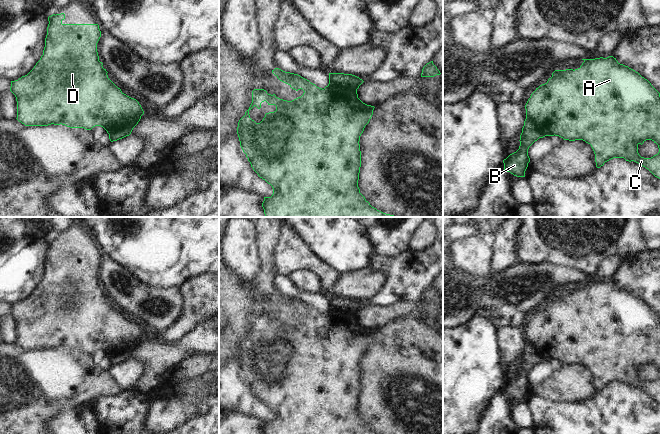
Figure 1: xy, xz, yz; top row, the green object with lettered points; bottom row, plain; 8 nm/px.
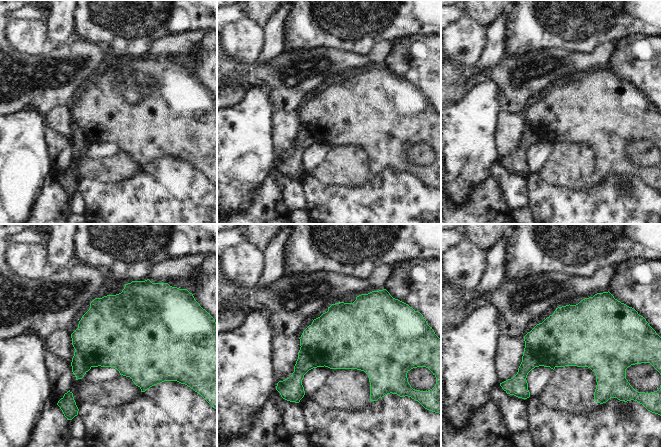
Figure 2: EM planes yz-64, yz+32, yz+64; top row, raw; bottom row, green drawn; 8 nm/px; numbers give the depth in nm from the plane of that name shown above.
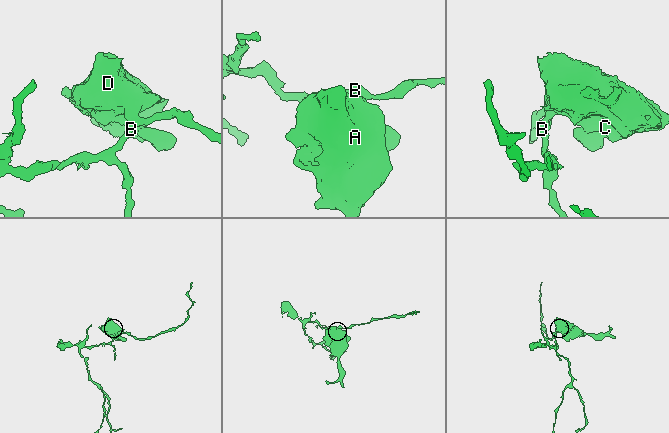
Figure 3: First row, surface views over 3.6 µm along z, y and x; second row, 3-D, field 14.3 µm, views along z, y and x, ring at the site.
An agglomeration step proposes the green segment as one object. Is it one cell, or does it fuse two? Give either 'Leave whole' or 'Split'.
Split

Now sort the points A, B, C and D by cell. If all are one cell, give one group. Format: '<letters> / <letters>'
A C D / B

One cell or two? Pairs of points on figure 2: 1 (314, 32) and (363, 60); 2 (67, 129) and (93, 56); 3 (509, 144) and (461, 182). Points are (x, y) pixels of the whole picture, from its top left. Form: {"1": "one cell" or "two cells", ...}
{"1": "two cells", "2": "two cells", "3": "two cells"}

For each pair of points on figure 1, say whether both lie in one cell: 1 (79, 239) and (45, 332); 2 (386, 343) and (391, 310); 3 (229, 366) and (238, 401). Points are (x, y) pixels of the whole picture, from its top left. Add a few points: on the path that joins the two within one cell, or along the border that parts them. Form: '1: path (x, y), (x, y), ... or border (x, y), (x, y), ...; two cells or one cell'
1: path (72, 262), (68, 296), (59, 309); one cell
2: border (412, 316), (399, 316), (388, 321), (375, 331); two cells
3: path (229, 375), (230, 392); one cell

